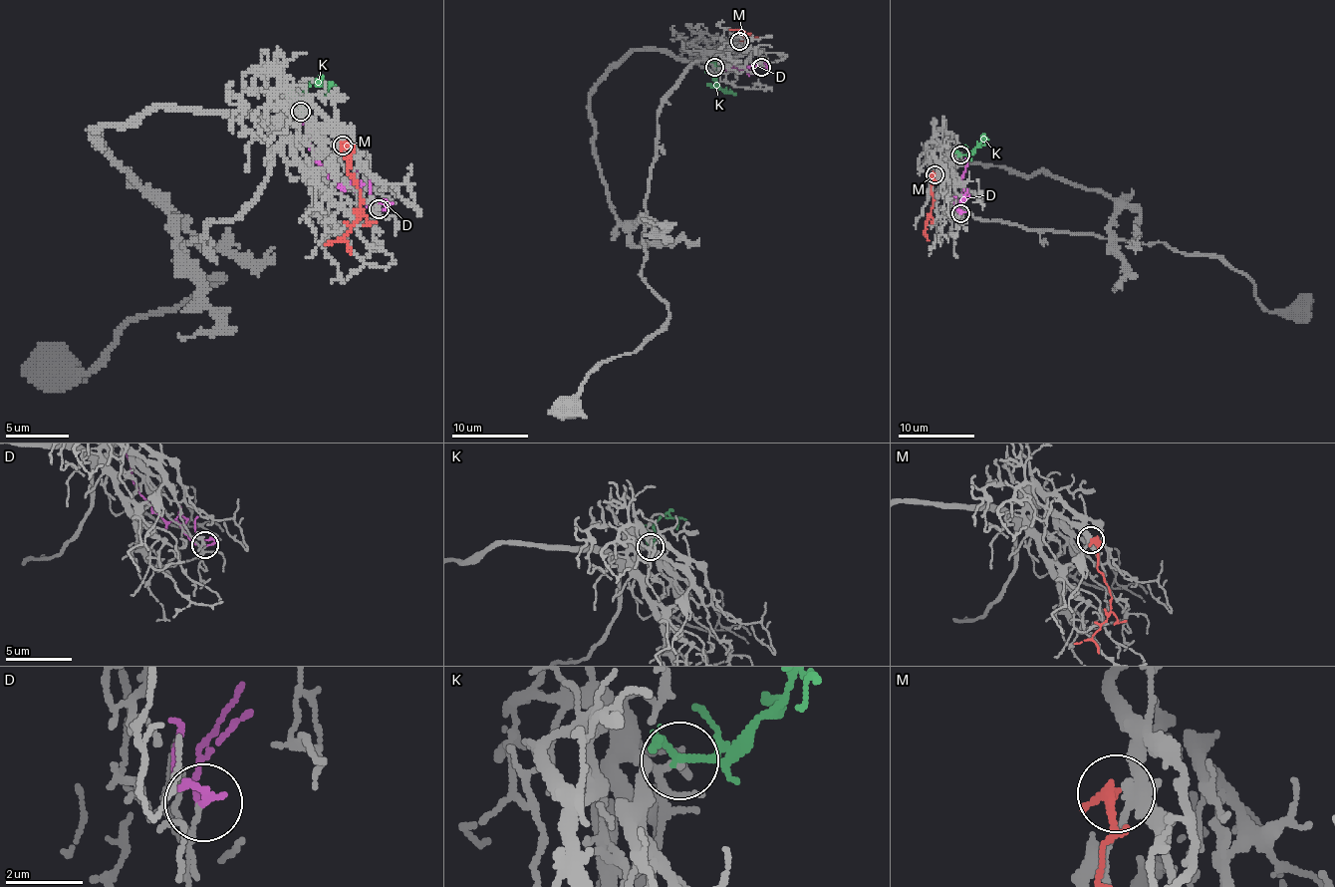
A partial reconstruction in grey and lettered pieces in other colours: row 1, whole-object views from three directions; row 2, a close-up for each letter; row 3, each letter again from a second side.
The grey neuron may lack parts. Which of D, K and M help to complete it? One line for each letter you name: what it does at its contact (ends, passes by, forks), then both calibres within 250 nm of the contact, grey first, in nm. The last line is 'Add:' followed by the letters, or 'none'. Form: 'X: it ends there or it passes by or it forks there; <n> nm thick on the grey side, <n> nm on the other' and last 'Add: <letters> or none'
M: it ends there; 300 nm thick on the grey side, 340 nm on the other
Add: M

